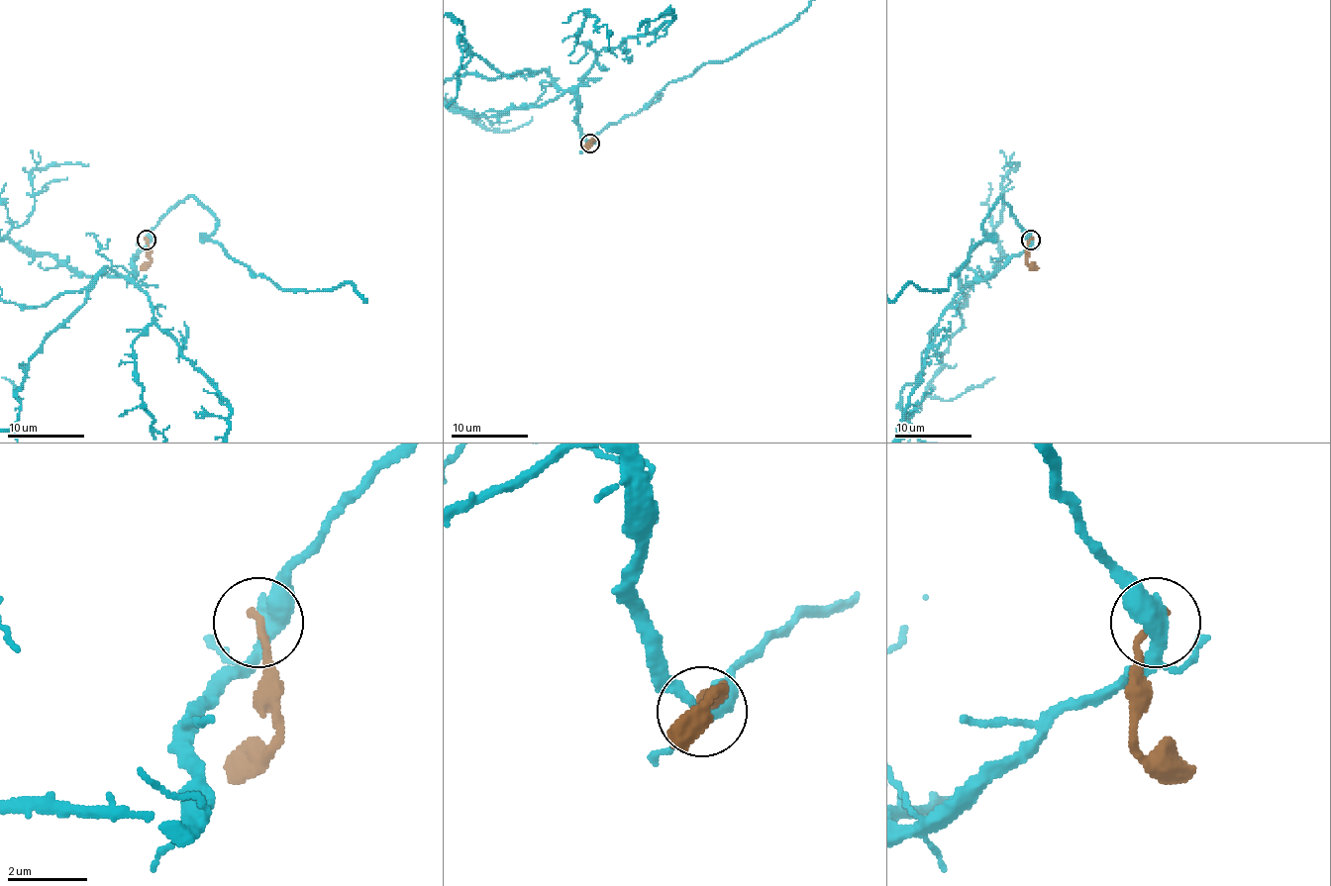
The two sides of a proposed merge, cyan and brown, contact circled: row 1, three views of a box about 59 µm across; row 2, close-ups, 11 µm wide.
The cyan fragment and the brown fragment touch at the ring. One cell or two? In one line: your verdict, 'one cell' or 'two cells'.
two cells

